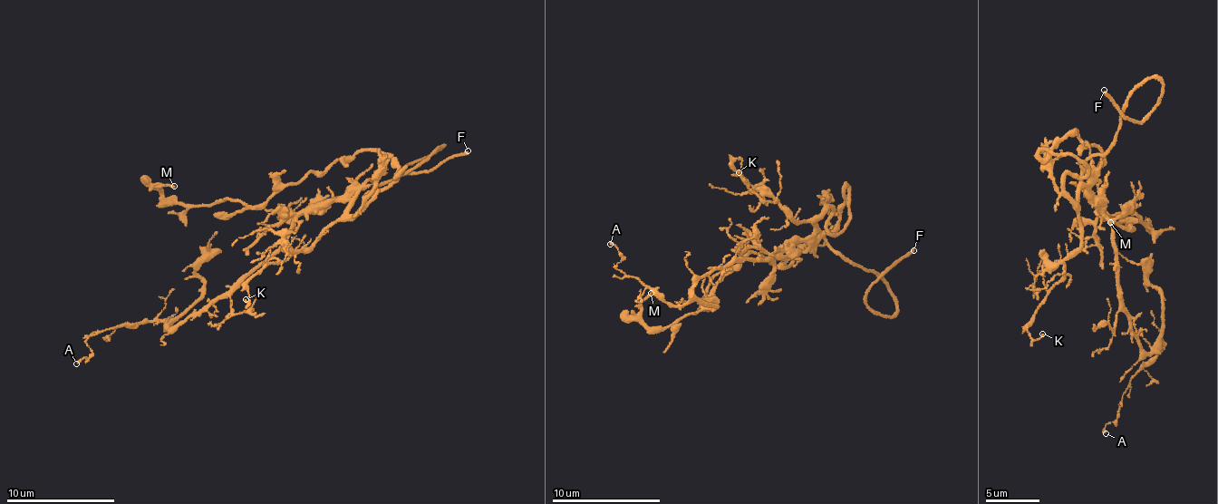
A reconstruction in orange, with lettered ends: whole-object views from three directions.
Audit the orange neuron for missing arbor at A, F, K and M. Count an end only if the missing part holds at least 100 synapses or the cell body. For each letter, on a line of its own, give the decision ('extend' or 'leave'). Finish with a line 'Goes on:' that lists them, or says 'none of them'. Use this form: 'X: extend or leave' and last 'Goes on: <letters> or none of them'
A: leave
F: extend
K: leave
M: leave
Goes on: F

